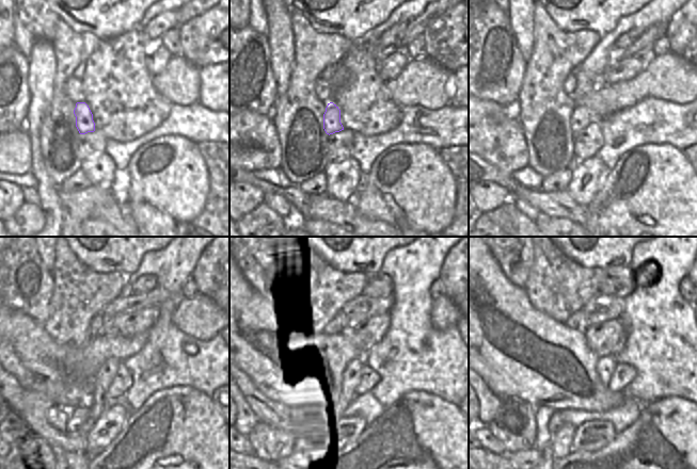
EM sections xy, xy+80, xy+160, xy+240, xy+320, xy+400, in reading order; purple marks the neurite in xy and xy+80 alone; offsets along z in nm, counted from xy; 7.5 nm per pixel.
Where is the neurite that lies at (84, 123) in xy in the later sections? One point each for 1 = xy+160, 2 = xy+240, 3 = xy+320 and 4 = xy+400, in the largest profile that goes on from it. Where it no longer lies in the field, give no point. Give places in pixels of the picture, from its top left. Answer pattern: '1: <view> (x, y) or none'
1: xy+160 (581, 117)
2: xy+240 (106, 373)
3: xy+320 (352, 373)
4: xy+400 (605, 366)

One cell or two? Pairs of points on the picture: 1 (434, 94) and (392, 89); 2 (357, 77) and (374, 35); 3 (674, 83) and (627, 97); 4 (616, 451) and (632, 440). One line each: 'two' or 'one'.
1: one
2: two
3: one
4: one

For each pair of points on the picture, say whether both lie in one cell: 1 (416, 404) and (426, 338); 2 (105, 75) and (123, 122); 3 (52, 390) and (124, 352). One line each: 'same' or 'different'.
1: different
2: same
3: same

